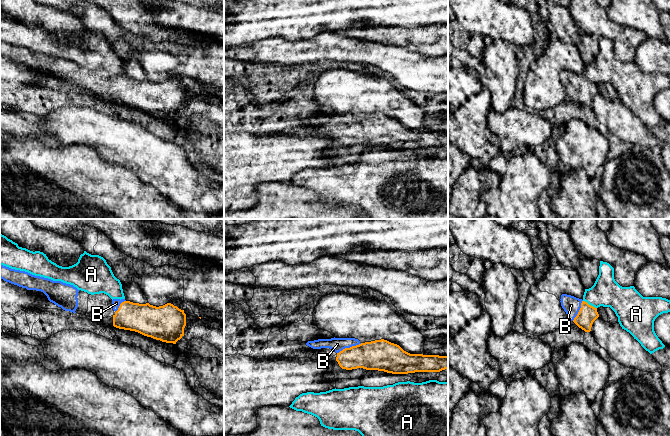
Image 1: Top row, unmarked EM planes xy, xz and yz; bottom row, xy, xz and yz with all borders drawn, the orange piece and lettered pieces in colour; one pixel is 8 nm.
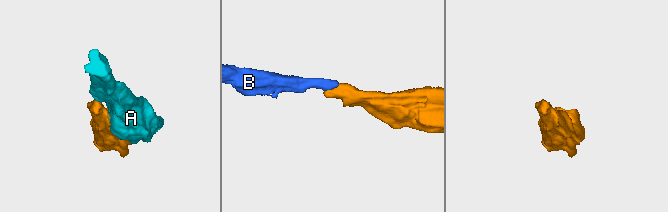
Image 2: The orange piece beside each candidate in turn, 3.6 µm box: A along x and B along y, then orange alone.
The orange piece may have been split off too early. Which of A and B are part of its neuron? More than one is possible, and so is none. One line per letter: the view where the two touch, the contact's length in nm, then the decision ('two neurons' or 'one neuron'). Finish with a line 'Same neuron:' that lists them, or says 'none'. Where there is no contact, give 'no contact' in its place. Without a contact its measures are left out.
A: yz | 130 nm | two neurons
B: xz | 220 nm | one neuron
Same neuron: B

